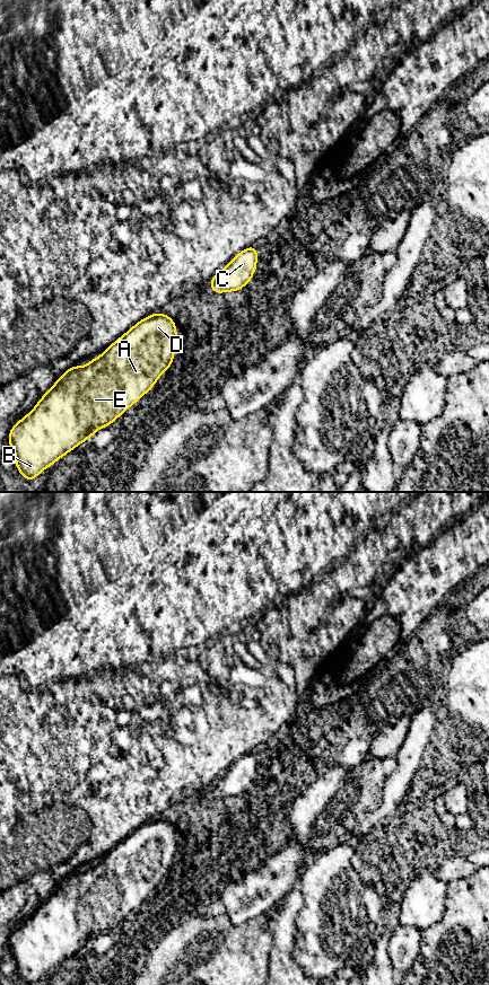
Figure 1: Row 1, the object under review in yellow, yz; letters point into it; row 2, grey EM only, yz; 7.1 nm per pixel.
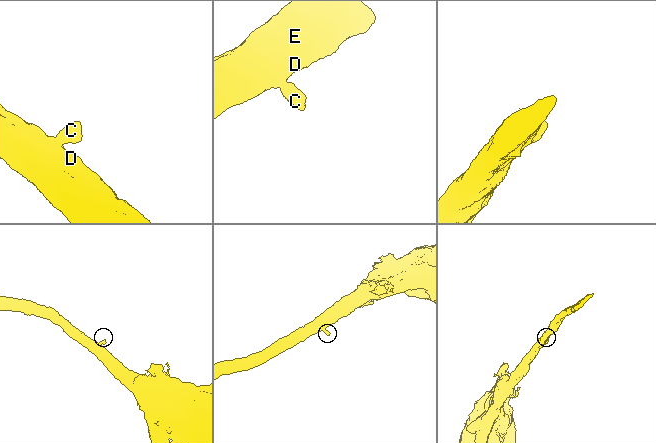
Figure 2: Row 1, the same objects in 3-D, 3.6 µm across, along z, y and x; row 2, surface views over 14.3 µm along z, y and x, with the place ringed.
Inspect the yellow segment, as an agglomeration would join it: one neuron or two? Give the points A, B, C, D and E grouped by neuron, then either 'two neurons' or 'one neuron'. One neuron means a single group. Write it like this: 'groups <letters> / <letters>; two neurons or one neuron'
groups A B C D E; one neuron

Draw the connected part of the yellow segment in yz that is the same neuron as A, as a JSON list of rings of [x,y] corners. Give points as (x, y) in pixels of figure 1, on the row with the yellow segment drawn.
[[[157,313],[137,323],[84,367],[71,367],[40,399],[33,411],[12,426],[9,446],[16,454],[16,467],[27,481],[89,439],[99,428],[114,422],[139,401],[173,363],[177,348],[174,320]]]

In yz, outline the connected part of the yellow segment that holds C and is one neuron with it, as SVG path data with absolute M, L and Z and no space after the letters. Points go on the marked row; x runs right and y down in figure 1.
M254 246L242 250L213 276L209 285L217 293L242 289L252 280L256 261L257 250Z

